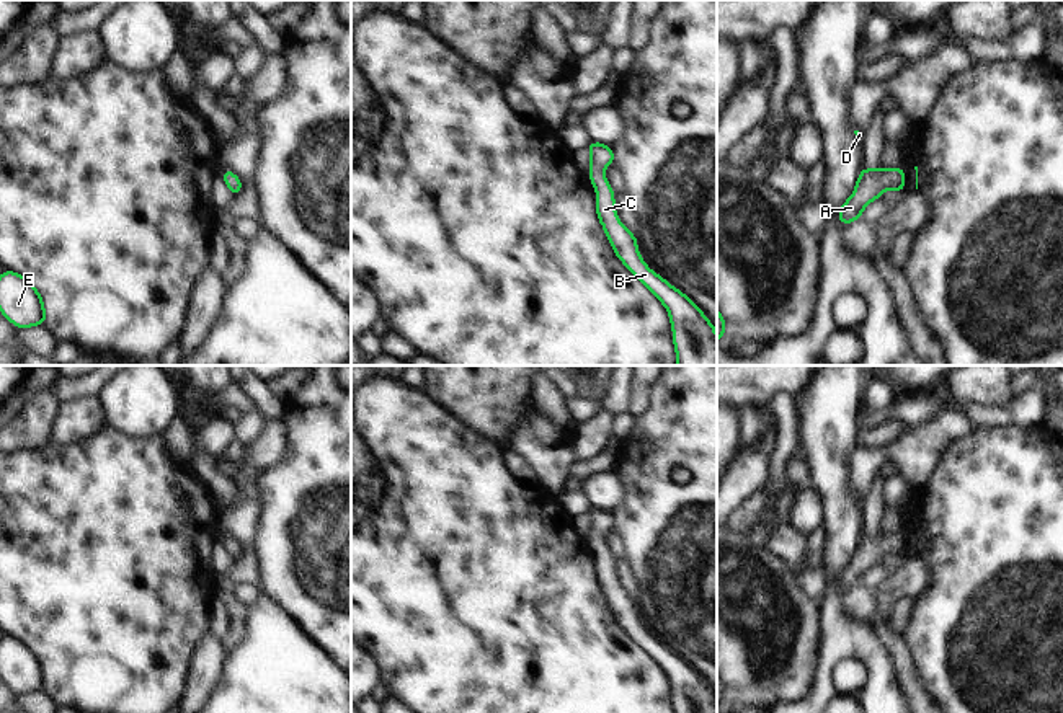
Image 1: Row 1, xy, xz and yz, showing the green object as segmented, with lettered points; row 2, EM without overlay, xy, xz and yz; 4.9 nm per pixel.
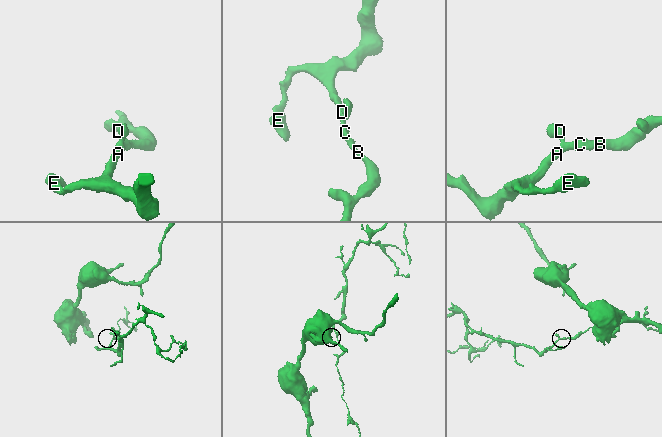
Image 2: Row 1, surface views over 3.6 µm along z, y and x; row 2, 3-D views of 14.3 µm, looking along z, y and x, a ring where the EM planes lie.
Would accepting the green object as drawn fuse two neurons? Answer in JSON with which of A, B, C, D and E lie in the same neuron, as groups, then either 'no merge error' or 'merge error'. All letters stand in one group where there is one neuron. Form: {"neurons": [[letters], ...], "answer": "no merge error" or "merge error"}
{"neurons": [["A", "B", "C", "D", "E"]], "answer": "no merge error"}

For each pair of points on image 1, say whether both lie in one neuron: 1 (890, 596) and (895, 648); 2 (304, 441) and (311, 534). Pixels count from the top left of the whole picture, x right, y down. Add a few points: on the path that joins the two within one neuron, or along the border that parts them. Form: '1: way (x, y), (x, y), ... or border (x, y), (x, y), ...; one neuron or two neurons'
1: way (885, 609), (887, 635); one neuron
2: way (307, 464), (311, 511); one neuron

